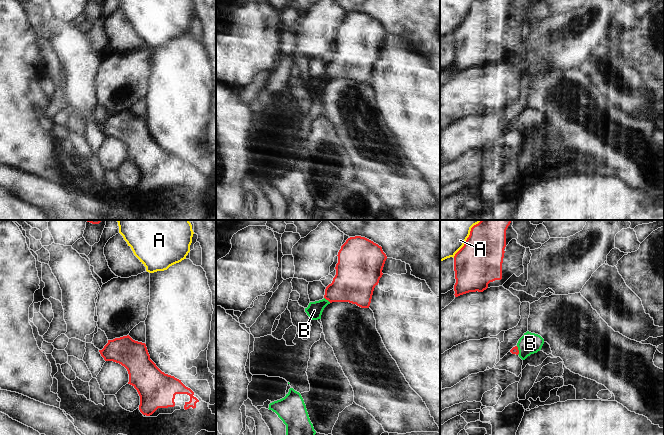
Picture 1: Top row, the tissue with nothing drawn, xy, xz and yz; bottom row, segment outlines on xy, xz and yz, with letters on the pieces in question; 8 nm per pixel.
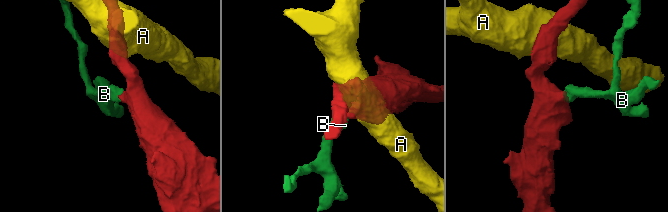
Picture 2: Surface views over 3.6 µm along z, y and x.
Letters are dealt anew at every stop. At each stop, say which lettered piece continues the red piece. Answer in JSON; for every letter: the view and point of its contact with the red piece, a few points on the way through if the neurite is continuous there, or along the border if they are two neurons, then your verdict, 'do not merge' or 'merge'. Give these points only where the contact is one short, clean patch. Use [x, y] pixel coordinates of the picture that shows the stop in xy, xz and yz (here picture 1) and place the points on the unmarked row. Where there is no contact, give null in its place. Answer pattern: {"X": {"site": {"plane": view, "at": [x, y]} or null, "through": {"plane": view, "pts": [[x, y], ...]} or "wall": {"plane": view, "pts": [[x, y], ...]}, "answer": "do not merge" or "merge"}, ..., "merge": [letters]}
{"A": {"site": {"plane": "yz", "at": [466, 16]}, "answer": "do not merge"}, "B": {"site": {"plane": "xz", "at": [327, 75]}, "through": {"plane": "xz", "pts": [[353, 58], [334, 68], [327, 75], [314, 86]]}, "answer": "merge"}, "merge": ["B"]}

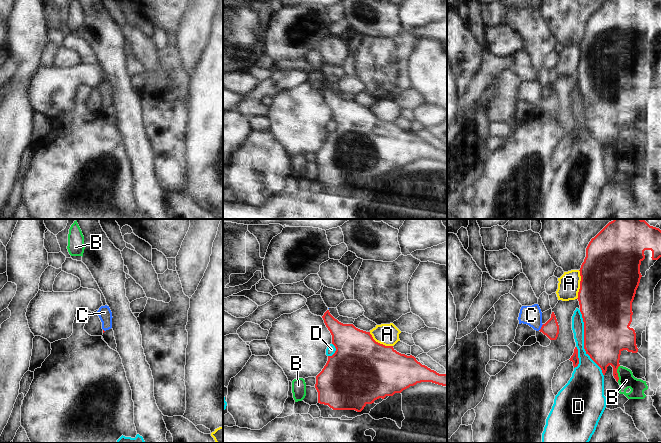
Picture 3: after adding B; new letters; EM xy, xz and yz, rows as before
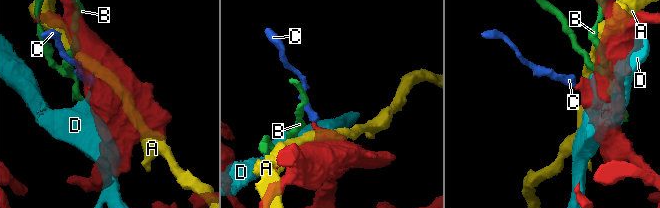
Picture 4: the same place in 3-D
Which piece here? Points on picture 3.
{"A": {"site": {"plane": "yz", "at": [580, 60]}, "answer": "do not merge"}, "B": {"site": {"plane": "yz", "at": [617, 149]}, "wall": {"plane": "yz", "pts": [[619, 141], [617, 157]]}, "answer": "do not merge"}, "C": {"site": {"plane": "yz", "at": [541, 103]}, "through": {"plane": "yz", "pts": [[551, 104], [541, 103], [531, 91]]}, "answer": "merge"}, "D": {"site": {"plane": "yz", "at": [584, 119]}, "answer": "do not merge"}, "merge": ["C"]}

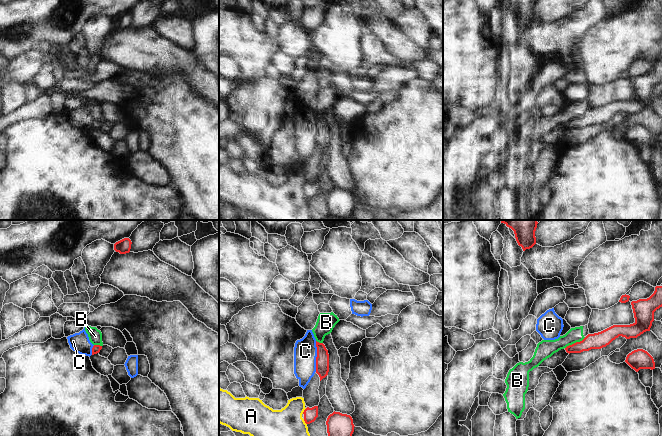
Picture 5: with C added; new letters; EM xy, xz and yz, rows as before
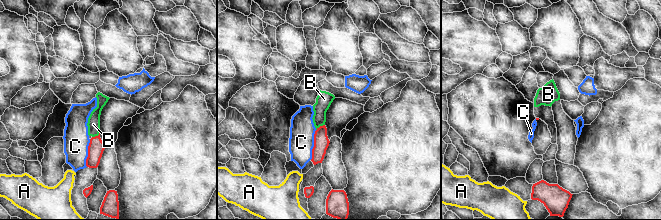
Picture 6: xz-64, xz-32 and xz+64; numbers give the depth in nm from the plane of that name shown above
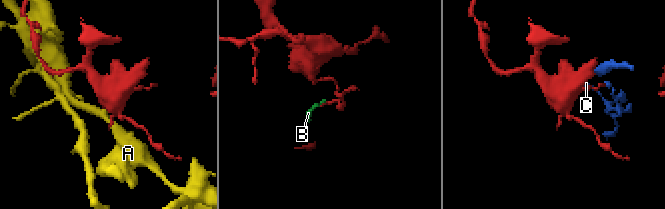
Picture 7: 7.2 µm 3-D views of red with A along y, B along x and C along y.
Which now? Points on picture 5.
{"A": {"site": {"plane": "xz", "at": [304, 187]}, "answer": "do not merge"}, "B": {"site": {"plane": "yz", "at": [576, 118]}, "wall": {"plane": "yz", "pts": [[585, 113], [569, 120], [565, 124]]}, "answer": "do not merge"}, "C": {"site": {"plane": "xz", "at": [317, 132]}, "answer": "do not merge"}, "merge": []}

